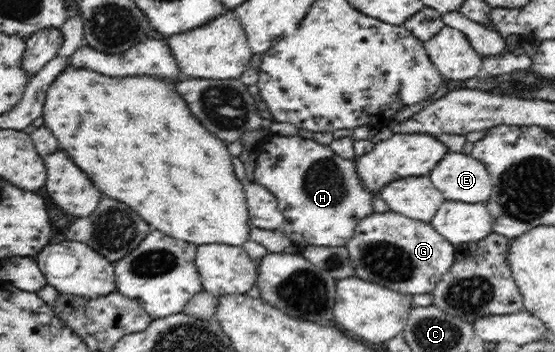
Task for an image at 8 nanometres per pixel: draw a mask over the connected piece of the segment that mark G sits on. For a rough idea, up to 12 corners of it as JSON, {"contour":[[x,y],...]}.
{"contour":[[394,211],[360,220],[354,276],[431,293],[455,246]]}

